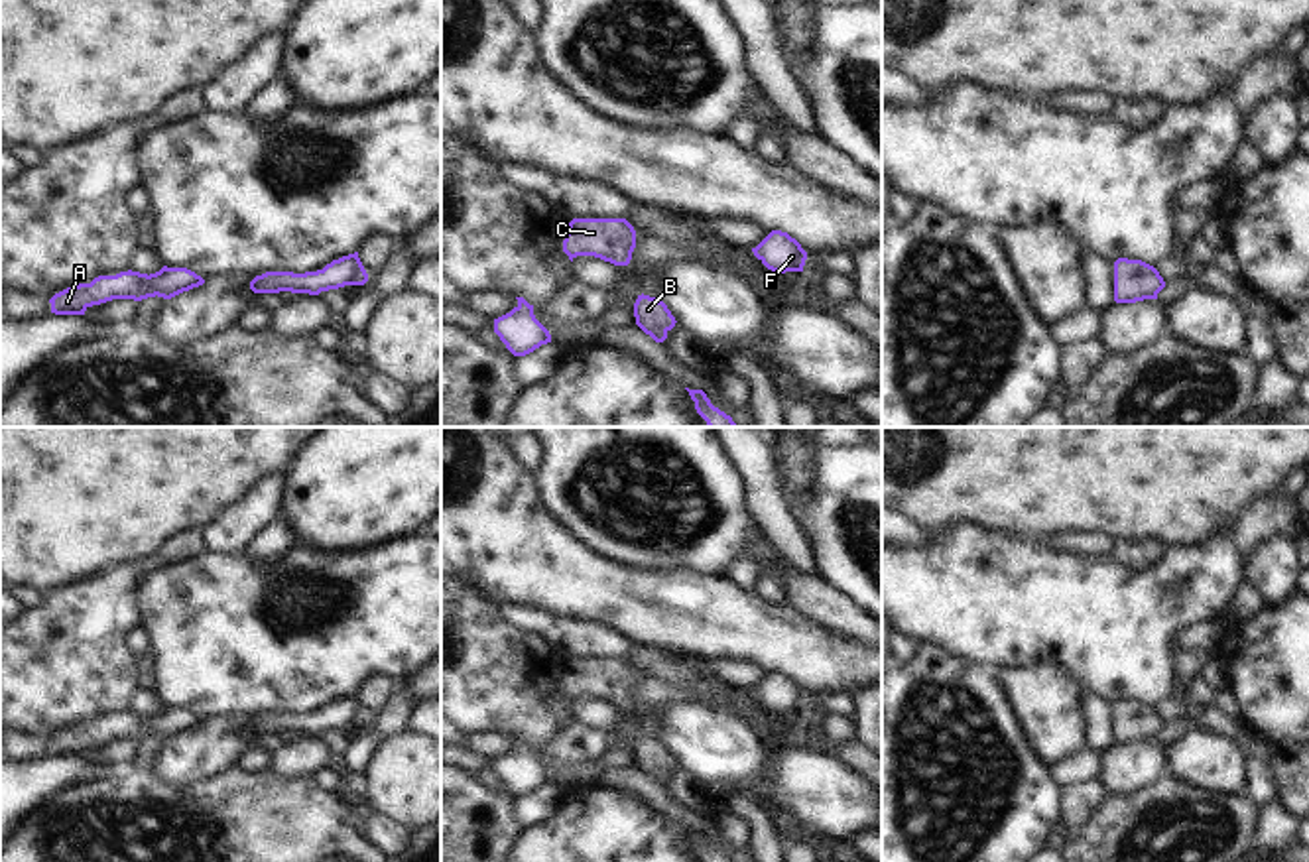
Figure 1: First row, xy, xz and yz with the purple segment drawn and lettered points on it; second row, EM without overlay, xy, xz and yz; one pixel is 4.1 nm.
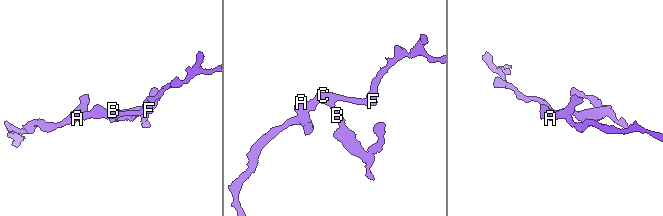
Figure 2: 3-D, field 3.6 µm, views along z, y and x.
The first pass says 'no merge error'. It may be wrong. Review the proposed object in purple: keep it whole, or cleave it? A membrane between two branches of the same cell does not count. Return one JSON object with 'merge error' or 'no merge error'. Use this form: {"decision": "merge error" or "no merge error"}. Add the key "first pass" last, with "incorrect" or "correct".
{"decision": "no merge error", "first pass": "correct"}

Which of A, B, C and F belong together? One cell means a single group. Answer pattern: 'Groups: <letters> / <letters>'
Groups: A B C F.

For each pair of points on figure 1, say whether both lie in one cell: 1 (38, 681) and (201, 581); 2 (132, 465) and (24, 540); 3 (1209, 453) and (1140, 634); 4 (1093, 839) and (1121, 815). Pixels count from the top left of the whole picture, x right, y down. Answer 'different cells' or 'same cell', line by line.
1: different cells
2: same cell
3: different cells
4: same cell

